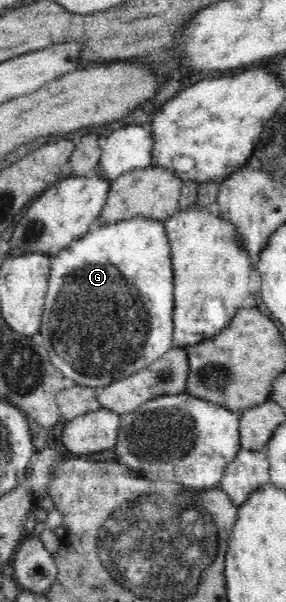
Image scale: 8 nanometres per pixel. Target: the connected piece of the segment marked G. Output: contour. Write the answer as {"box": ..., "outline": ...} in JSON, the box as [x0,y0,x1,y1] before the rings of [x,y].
{"box":[41,216,174,388],"outline":[[[137,216],[115,223],[93,222],[85,235],[71,242],[64,250],[59,251],[50,261],[50,274],[48,277],[48,291],[45,295],[41,335],[45,337],[45,347],[49,351],[50,361],[61,371],[66,379],[73,384],[87,387],[102,388],[111,383],[125,379],[130,375],[143,370],[149,364],[160,359],[167,351],[174,348],[173,344],[173,313],[174,313],[174,286],[173,266],[171,265],[171,252],[164,222]]]}

